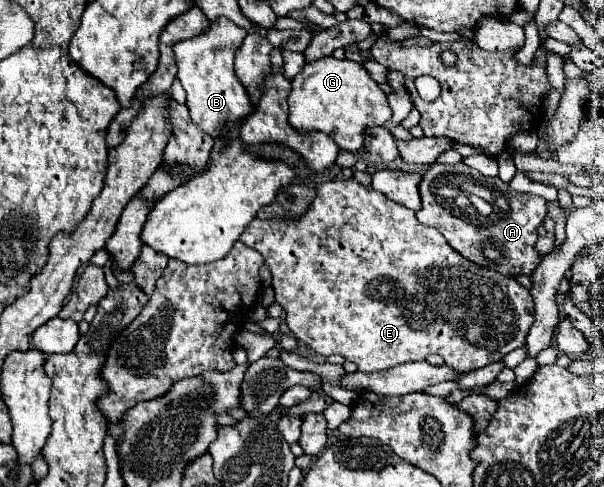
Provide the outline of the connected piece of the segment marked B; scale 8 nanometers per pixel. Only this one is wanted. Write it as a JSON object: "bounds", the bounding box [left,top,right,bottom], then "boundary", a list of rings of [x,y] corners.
{"bounds":[142,17,296,265],"boundary":[[[220,17],[210,25],[210,29],[204,35],[180,41],[174,45],[174,55],[176,55],[176,65],[178,65],[178,79],[186,91],[186,107],[190,111],[190,117],[200,129],[204,129],[208,135],[214,137],[214,149],[210,153],[210,163],[208,169],[194,179],[186,181],[182,187],[172,189],[168,195],[158,201],[150,215],[148,221],[142,229],[142,241],[148,243],[152,249],[172,257],[180,259],[184,263],[196,265],[196,263],[212,263],[218,259],[224,259],[246,225],[256,217],[258,209],[272,203],[276,199],[276,193],[280,189],[292,185],[296,171],[292,165],[286,161],[266,161],[262,157],[256,157],[248,151],[248,147],[240,141],[240,125],[242,121],[252,113],[252,101],[248,97],[248,91],[242,87],[242,81],[234,73],[234,55],[236,49],[240,47],[246,31],[240,29],[238,25],[232,25],[226,17]]]}

